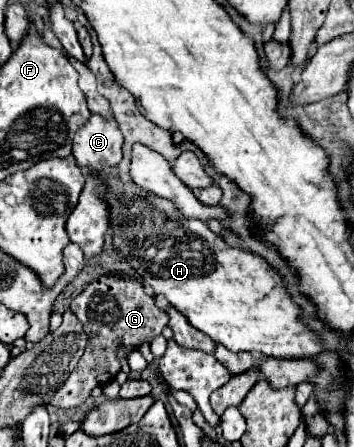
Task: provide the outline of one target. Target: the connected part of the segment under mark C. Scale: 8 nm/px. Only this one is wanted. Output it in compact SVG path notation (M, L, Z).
M91 115L87 123L75 133L73 139L73 157L79 167L91 171L103 171L117 167L123 153L123 135L115 125L113 117Z

